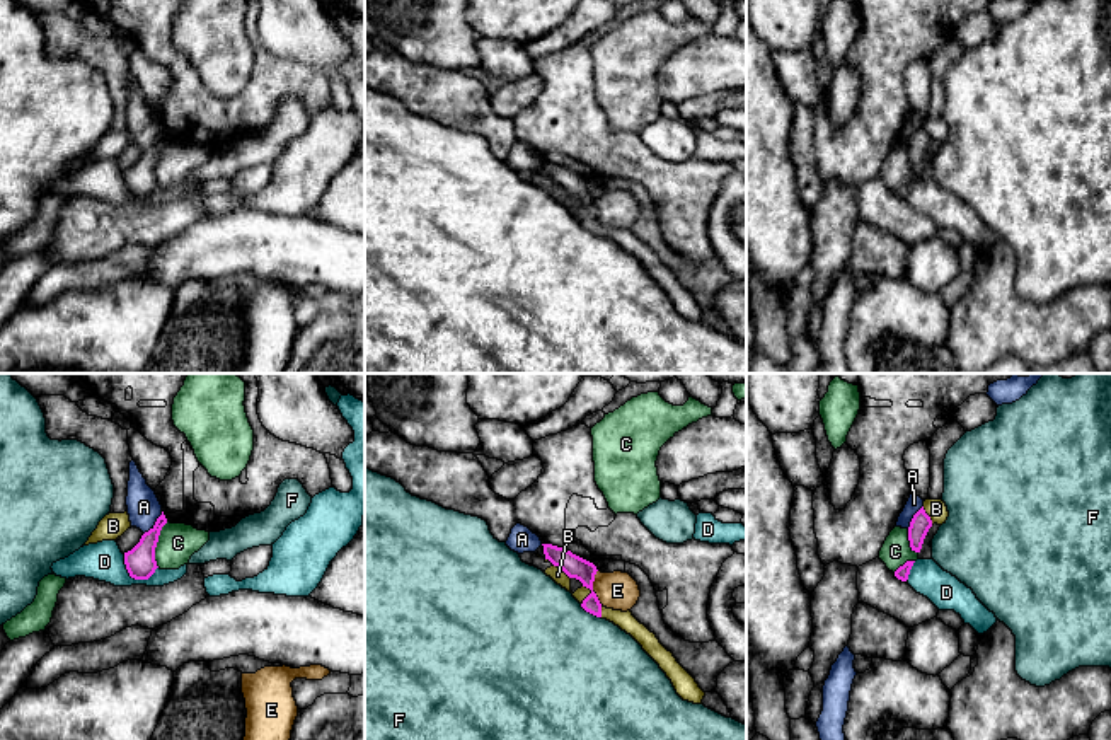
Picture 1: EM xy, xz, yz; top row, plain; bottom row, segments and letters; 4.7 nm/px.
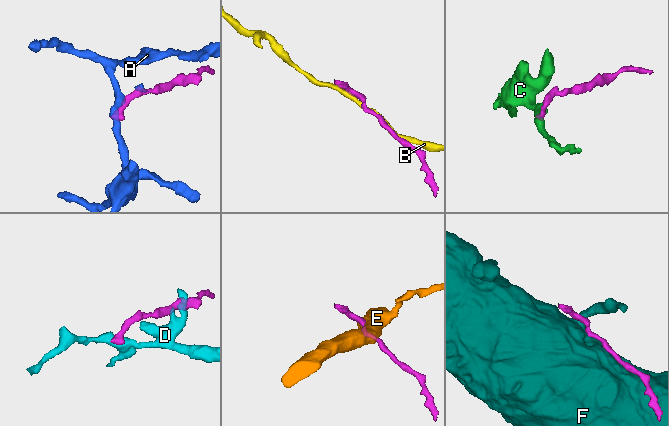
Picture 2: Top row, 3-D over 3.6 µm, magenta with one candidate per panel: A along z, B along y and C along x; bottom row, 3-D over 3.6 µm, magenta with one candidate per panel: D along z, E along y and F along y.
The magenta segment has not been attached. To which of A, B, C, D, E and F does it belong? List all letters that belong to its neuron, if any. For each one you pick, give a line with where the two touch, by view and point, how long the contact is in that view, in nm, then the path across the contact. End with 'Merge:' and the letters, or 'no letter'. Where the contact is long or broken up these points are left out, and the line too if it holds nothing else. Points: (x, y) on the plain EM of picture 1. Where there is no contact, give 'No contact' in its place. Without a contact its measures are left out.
B: Touches magenta at xz (588, 213). Shared border 100 nm
Merge: B

